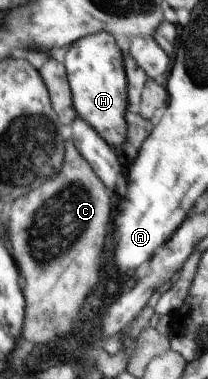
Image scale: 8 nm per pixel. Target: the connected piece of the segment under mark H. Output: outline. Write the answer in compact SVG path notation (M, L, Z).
M97 32L74 42L66 53L65 67L73 87L77 116L84 119L110 146L122 145L126 135L126 75L122 51L110 32Z

